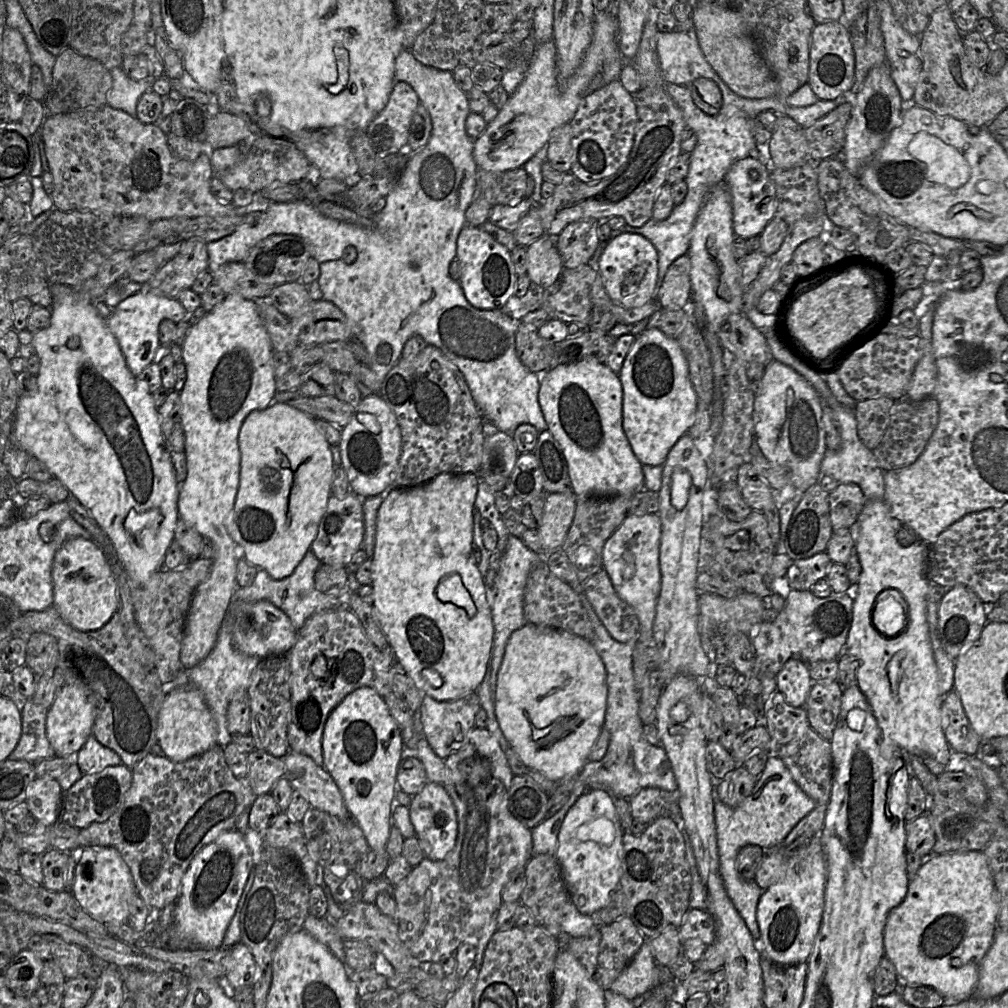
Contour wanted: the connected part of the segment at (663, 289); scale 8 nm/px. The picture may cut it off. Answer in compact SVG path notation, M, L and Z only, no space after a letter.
M688 254L675 259L655 293L655 301L660 308L680 310L686 308L690 301L691 260Z

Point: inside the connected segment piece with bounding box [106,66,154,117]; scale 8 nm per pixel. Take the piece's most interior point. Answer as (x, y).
(124, 95)

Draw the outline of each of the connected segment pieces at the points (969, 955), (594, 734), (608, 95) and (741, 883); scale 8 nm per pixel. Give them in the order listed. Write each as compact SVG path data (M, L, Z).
M966 851L954 854L935 855L922 864L915 876L910 879L904 900L888 915L884 927L884 954L893 964L898 977L903 978L910 985L921 985L935 989L946 1002L961 1002L974 996L979 977L980 963L991 947L997 933L998 896L994 881L988 866L986 856L982 851Z
M526 623L523 627L515 630L511 634L505 647L503 661L497 673L494 709L504 737L509 742L510 747L514 749L519 758L528 768L540 771L548 779L554 782L560 781L565 777L577 777L578 773L588 761L588 755L604 727L606 703L606 670L600 656L591 642L561 629L538 626L530 623Z
M619 80L584 97L570 122L571 169L578 180L596 183L613 176L626 162L634 144L637 111L632 94L625 90Z
M768 757L765 768L752 793L738 806L730 807L718 797L713 787L714 817L719 854L719 872L730 900L745 921L753 939L760 947L757 906L764 890L754 880L745 880L737 871L736 857L745 845L758 845L764 850L777 848L797 823L809 814L817 803L794 781L779 757Z

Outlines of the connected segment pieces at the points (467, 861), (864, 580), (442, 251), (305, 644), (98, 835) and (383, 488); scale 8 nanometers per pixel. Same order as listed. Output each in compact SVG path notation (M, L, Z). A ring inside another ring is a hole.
M472 728L467 736L466 743L458 750L452 752L445 760L445 781L443 782L443 787L445 788L447 794L450 796L457 815L458 832L457 839L453 850L443 859L443 860L431 860L424 857L423 860L417 865L412 867L411 872L398 884L393 887L393 898L396 903L396 912L394 916L394 921L398 927L400 940L403 942L405 947L415 958L415 962L421 965L428 965L430 963L439 963L443 957L448 957L454 955L455 951L461 945L461 943L467 940L474 940L479 931L482 929L484 924L490 919L492 915L497 914L499 907L502 904L502 890L504 885L510 879L512 873L515 870L519 870L526 866L528 861L533 856L533 842L531 829L524 826L520 821L518 821L509 811L508 808L508 793L511 787L511 782L514 774L511 771L508 760L506 758L505 752L501 749L498 741L490 734L487 728ZM479 754L487 758L491 765L491 776L492 778L486 785L470 786L464 779L460 769L459 764L466 758ZM495 783L503 784L504 789L500 793L494 791Z
M867 500L856 523L859 525L855 552L861 564L861 574L857 583L857 597L853 603L853 619L846 640L846 653L857 660L857 685L866 697L884 737L889 738L902 751L920 758L932 757L940 764L960 764L964 756L953 752L946 741L942 728L941 706L943 696L939 692L938 670L935 663L929 628L926 618L927 557L930 545L919 539L909 547L898 544L892 526L889 508L884 500ZM886 590L896 590L904 598L908 607L908 623L905 630L895 637L882 635L873 624L873 610L879 595Z
M403 49L396 57L394 62L396 73L394 74L395 84L404 81L407 82L418 95L420 103L422 103L428 110L432 121L432 132L428 143L419 151L411 154L409 162L404 170L404 173L397 184L397 186L386 196L386 205L379 213L374 214L368 219L371 219L372 225L354 225L349 223L340 222L328 218L318 212L312 205L304 202L303 200L295 200L287 203L270 202L267 209L262 213L260 218L255 223L247 223L239 225L231 234L207 243L208 253L208 268L211 273L215 272L221 265L228 262L244 262L248 257L250 250L261 240L268 236L276 234L290 234L302 237L308 244L311 257L320 263L320 275L317 280L319 288L322 293L322 299L332 302L336 305L347 317L350 322L353 337L357 338L366 349L370 362L368 367L374 373L377 381L377 393L382 385L382 382L387 373L398 362L401 357L402 349L406 341L414 336L421 336L428 344L439 348L444 355L453 362L462 372L466 383L469 387L471 395L480 410L482 417L486 423L491 424L498 431L513 434L516 428L521 424L531 424L539 433L547 430L547 423L545 421L543 412L539 405L538 394L542 378L539 374L533 373L528 370L519 360L516 354L515 335L519 324L517 320L511 318L502 310L480 310L473 307L466 299L464 291L460 282L454 281L449 275L450 263L456 258L457 255L457 239L460 231L466 225L465 213L471 202L476 195L476 172L477 164L473 157L474 140L472 140L466 130L465 121L469 115L470 108L466 93L463 92L455 83L453 75L450 71L439 70L433 67L425 66L415 59L410 49ZM352 245L357 250L357 258L351 264L347 264L342 259L344 249Z
M338 606L334 609L316 613L309 617L297 632L297 640L286 654L291 668L291 711L288 723L287 739L289 751L307 755L318 766L323 766L322 736L329 714L351 692L361 687L370 687L384 698L392 692L393 676L401 671L392 649L380 651L366 635L364 628L356 614L347 606ZM323 655L327 659L327 672L323 679L316 679L311 672L314 659Z
M218 744L182 762L151 752L131 771L132 784L124 802L108 820L80 829L78 842L80 848L115 848L130 870L137 894L150 909L159 911L169 904L175 904L181 892L182 877L192 859L221 833L235 829L236 820L245 810L250 809L257 796L247 777L237 778L233 774L226 763L223 747Z
M379 394L362 397L358 406L354 409L354 414L350 421L341 429L339 444L341 466L347 474L350 491L360 498L385 495L391 488L393 475L396 472L401 454L401 447L400 427L393 411ZM357 413L367 413L374 416L380 425L379 434L374 434L363 426L357 419Z

